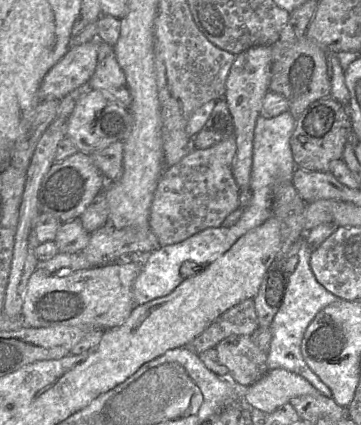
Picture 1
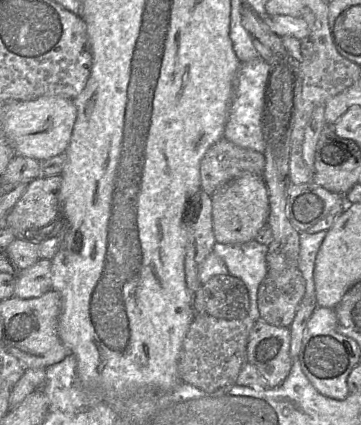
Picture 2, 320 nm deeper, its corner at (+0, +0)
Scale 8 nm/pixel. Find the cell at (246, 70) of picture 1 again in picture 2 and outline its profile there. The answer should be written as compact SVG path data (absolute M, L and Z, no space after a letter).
M247 174L236 178L212 196L212 222L218 243L240 245L254 240L258 231L267 225L269 202L263 175Z

